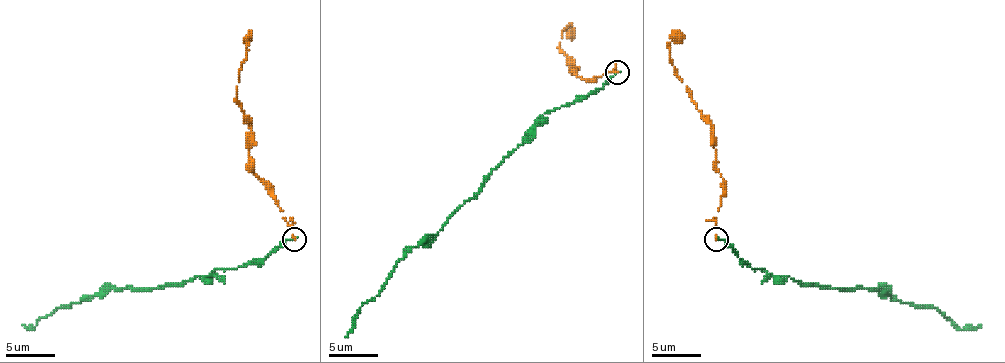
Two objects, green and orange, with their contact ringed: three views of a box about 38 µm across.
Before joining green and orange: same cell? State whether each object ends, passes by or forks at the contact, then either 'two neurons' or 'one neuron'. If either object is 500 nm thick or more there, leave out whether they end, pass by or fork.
green ends | orange ends | two neurons

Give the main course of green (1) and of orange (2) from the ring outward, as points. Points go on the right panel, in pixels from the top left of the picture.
1: (716, 237), (740, 259), (767, 274), (832, 288), (881, 288), (893, 300), (932, 305), (961, 330), (981, 325)
2: (716, 240), (716, 218), (723, 191), (711, 123), (691, 98), (691, 91), (672, 64), (669, 42), (684, 35)

